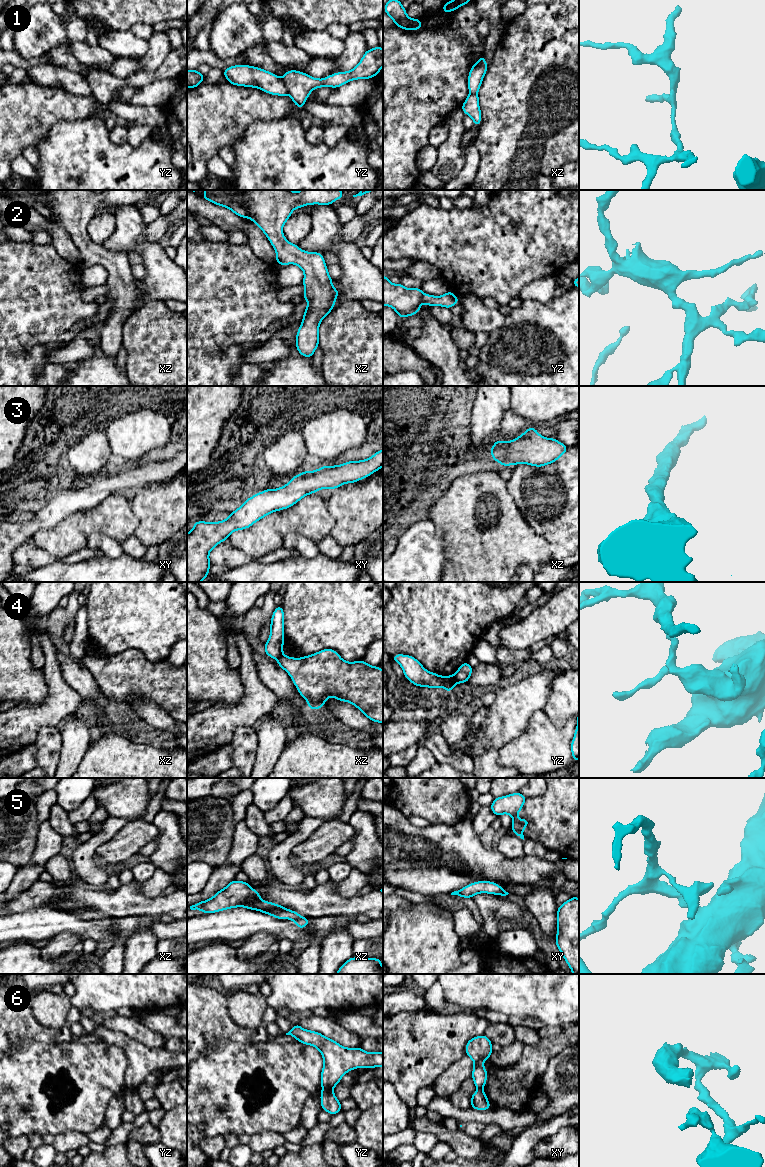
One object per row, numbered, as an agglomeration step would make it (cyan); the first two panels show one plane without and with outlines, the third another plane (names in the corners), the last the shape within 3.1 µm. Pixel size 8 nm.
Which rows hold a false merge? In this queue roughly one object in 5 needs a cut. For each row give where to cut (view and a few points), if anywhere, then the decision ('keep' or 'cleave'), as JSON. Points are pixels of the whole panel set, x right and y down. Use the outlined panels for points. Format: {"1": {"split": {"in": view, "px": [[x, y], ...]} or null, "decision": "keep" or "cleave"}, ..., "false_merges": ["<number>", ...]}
{"1": {"split": {"in": "yz", "px": [[281, 78], [288, 93]]}, "decision": "cleave"}, "2": {"split": null, "decision": "keep"}, "3": {"split": null, "decision": "keep"}, "4": {"split": {"in": "yz", "px": [[454, 674], [458, 682]]}, "decision": "cleave"}, "5": {"split": null, "decision": "keep"}, "6": {"split": {"in": "yz", "px": [[322, 1088], [331, 1090]]}, "decision": "cleave"}, "false_merges": ["1", "4", "6"]}

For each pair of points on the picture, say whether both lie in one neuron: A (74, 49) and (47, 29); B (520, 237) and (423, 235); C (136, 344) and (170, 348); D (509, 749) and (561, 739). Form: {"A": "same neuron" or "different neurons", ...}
{"A": "different neurons", "B": "same neuron", "C": "same neuron", "D": "same neuron"}

